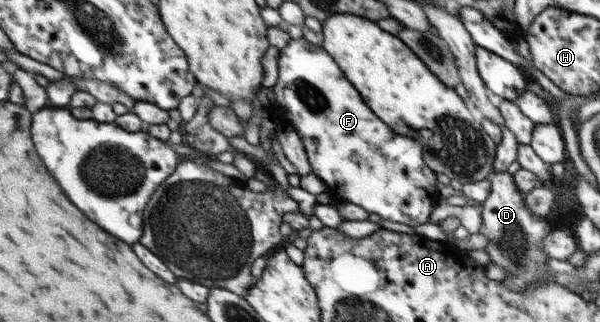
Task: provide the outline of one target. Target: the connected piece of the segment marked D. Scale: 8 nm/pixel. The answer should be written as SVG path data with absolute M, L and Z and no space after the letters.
M507 176L490 177L491 192L487 200L482 204L482 223L486 228L485 236L489 240L489 244L484 251L491 257L492 262L499 267L504 267L507 270L508 276L503 278L502 284L505 284L509 289L513 291L525 291L526 286L534 284L534 282L545 282L542 277L539 280L535 280L535 274L543 270L549 270L545 265L546 259L542 252L543 237L547 237L555 226L547 221L545 217L538 216L537 213L531 212L527 208L526 197L522 193L522 190L518 188L518 184L513 178Z

